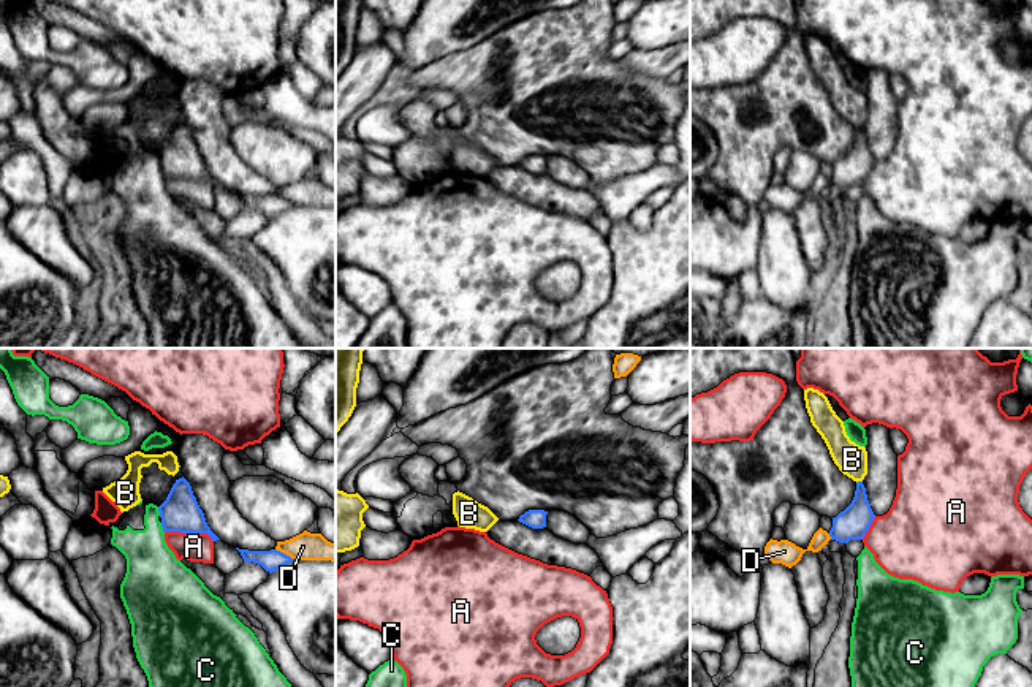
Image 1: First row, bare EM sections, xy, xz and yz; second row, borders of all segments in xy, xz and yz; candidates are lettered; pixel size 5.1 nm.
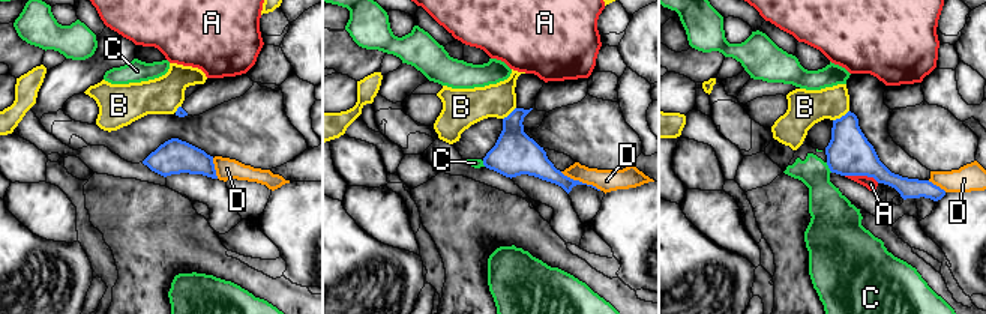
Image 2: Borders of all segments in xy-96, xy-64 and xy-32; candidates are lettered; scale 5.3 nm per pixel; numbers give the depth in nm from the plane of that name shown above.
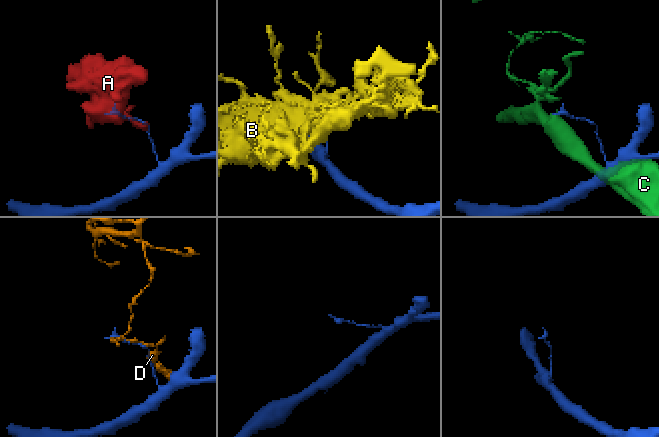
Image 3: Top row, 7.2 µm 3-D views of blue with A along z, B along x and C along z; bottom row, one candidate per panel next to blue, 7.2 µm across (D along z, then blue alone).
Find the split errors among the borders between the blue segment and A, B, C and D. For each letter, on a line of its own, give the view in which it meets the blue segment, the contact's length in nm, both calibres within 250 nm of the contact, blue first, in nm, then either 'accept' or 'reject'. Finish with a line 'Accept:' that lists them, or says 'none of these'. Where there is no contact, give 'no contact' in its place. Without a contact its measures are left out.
A: xy | 260 nm | 190/140 nm | reject
B: yz | 40 nm | 160/160 nm | reject
C: xy | 60 nm | 190/280 nm | reject
D: xy | 130 nm | 110/140 nm | reject
Accept: none of these

